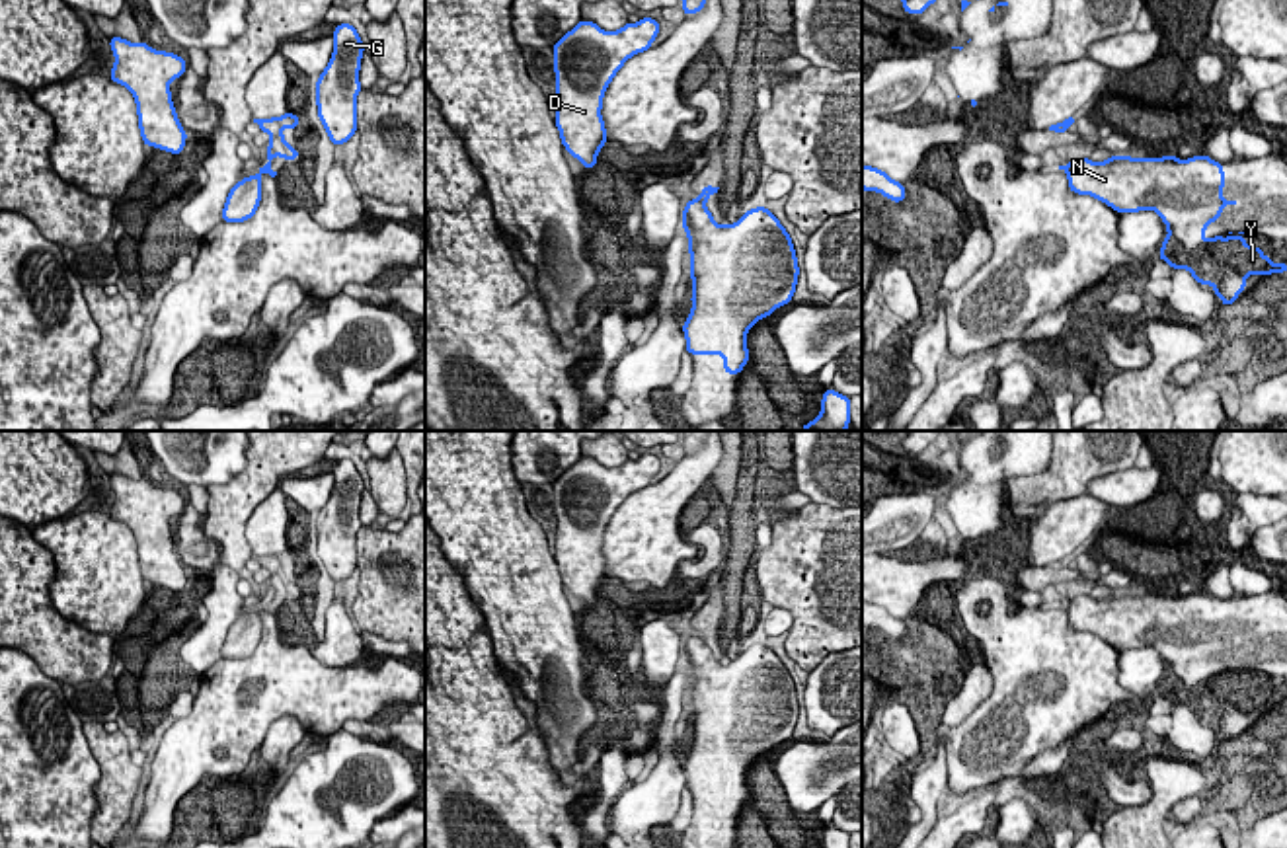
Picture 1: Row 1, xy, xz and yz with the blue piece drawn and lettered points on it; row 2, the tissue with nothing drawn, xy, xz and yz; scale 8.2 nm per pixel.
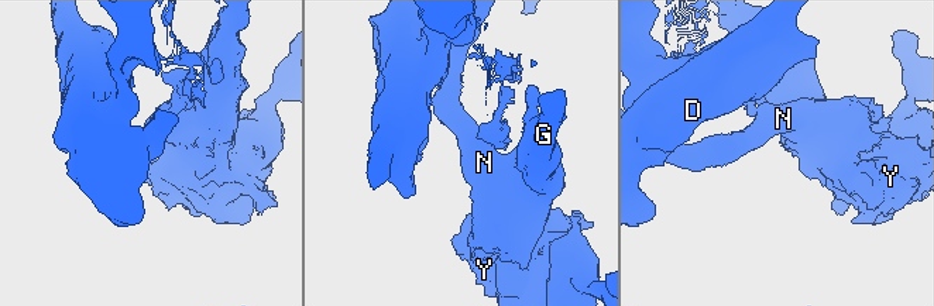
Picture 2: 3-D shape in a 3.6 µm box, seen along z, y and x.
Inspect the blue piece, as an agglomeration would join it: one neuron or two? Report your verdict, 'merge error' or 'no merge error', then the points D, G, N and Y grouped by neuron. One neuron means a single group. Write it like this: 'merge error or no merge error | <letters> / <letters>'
merge error | D / G N Y

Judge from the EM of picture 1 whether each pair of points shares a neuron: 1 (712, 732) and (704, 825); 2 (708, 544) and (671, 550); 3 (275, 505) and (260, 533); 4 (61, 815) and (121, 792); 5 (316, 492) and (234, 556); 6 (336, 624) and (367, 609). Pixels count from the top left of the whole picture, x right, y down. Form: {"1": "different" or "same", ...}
{"1": "same", "2": "different", "3": "same", "4": "different", "5": "different", "6": "different"}

